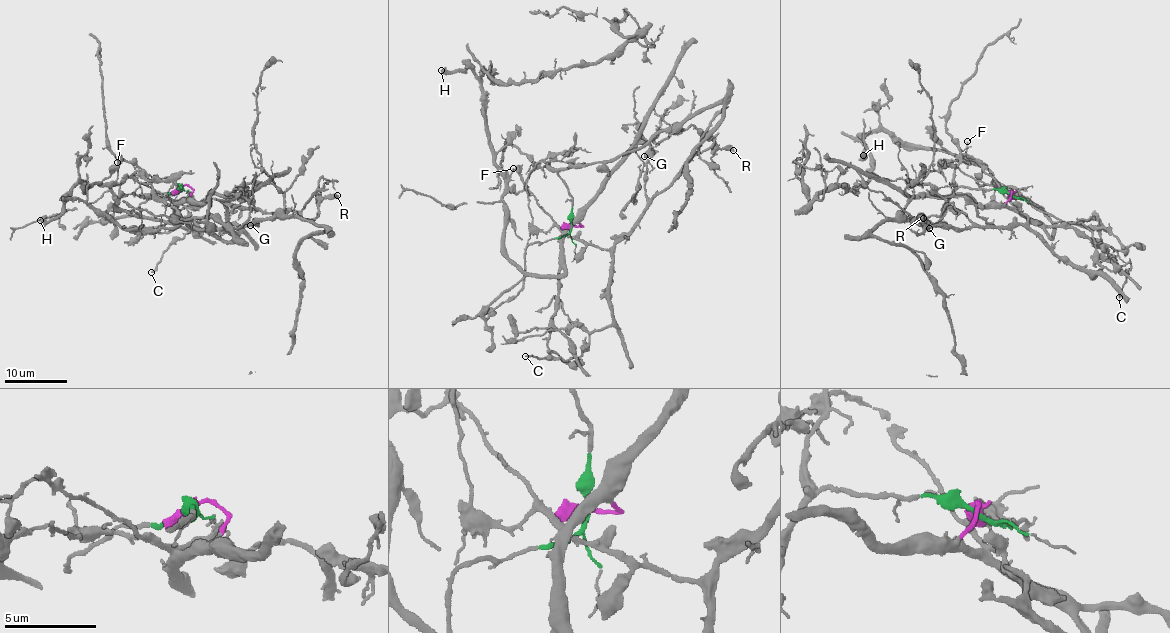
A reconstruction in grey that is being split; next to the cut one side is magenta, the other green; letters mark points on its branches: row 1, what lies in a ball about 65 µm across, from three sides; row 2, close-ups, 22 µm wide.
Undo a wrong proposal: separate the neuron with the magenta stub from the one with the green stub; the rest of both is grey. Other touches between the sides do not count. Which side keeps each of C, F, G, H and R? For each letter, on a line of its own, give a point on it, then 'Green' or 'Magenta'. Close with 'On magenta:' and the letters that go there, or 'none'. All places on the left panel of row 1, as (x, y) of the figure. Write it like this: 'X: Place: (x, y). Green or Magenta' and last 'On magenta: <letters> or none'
C: Place: (151, 272). Magenta
F: Place: (117, 162). Magenta
G: Place: (250, 225). Green
H: Place: (40, 220). Magenta
R: Place: (337, 195). Magenta
On magenta: C, F, H, R

